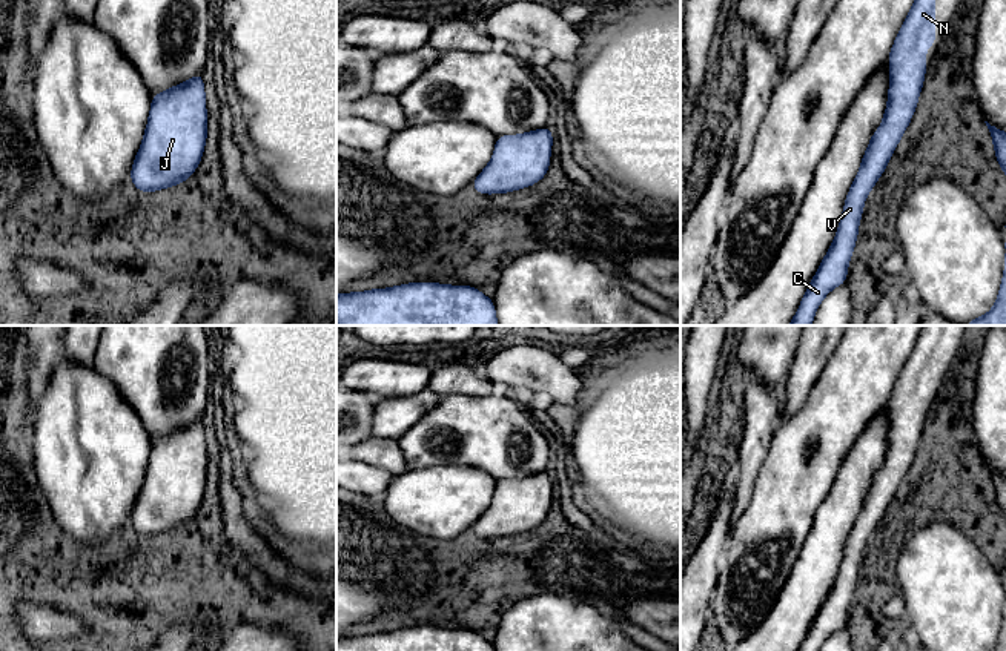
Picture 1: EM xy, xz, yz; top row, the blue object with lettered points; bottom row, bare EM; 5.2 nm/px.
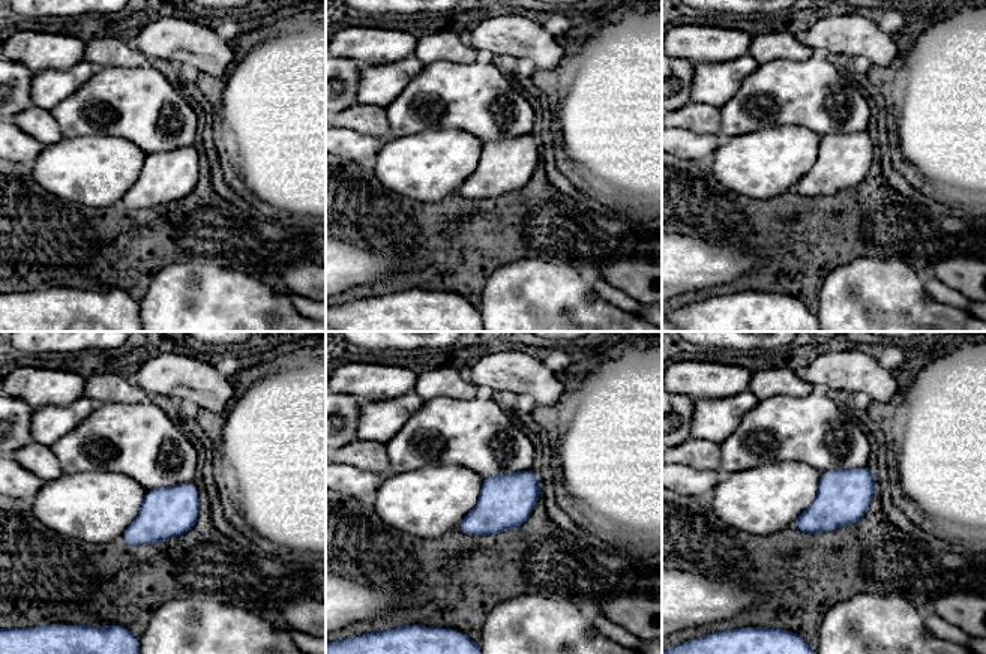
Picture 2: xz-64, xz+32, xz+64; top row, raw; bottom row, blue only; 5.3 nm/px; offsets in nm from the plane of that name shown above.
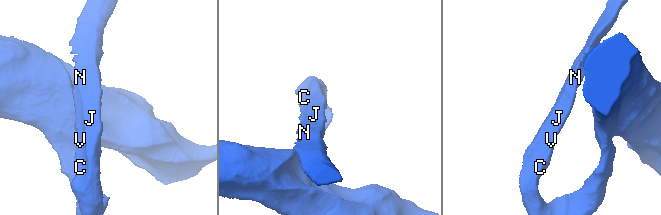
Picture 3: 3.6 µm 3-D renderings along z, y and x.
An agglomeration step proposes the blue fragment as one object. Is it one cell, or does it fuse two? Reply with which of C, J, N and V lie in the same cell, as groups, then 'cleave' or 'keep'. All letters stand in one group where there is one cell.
C J N V; keep

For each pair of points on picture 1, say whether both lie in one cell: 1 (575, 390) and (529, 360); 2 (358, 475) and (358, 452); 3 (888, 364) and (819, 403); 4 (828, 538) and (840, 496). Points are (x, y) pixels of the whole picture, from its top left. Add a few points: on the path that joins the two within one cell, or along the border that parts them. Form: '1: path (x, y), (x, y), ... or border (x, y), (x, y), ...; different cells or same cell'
1: path (564, 386), (550, 373), (539, 370); same cell
2: border (352, 458), (377, 464), (392, 473); different cells
3: path (871, 367), (836, 403); same cell
4: path (831, 527), (840, 507); same cell

